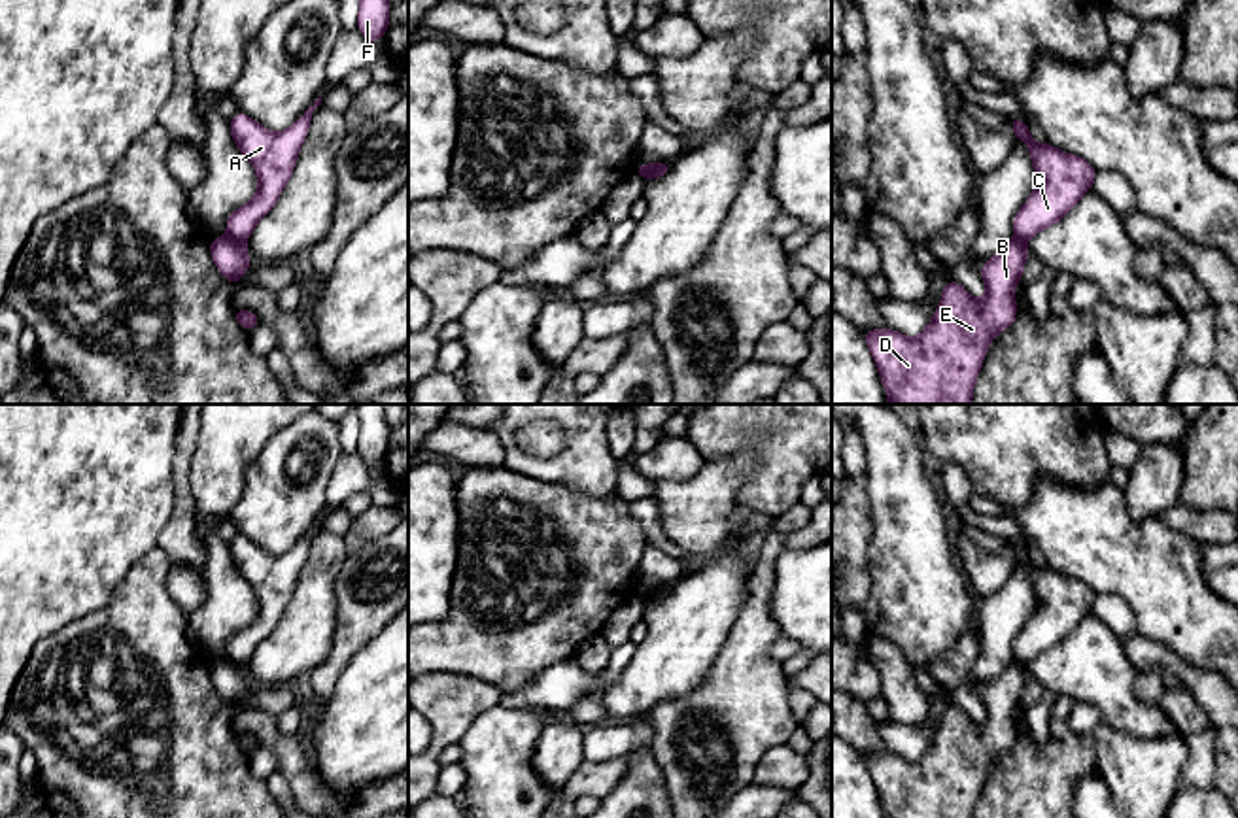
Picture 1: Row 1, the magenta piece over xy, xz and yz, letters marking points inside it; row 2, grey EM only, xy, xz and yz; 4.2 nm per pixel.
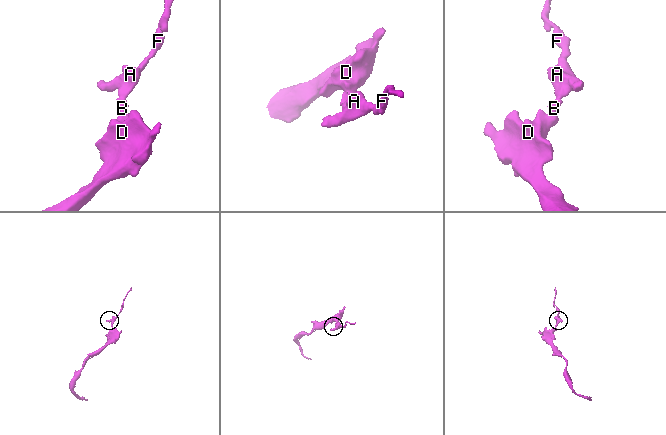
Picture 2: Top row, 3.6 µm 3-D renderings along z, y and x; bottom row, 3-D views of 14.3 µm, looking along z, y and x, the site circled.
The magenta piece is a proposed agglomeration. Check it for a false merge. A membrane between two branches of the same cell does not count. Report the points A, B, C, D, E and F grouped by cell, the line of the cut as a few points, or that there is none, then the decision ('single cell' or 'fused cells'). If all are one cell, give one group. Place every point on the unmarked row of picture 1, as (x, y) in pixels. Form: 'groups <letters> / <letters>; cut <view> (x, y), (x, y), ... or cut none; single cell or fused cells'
groups A C F / B D E; cut xy (227, 658), (242, 667); fused cells

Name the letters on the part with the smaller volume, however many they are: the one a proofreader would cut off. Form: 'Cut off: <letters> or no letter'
Cut off: A, C, F

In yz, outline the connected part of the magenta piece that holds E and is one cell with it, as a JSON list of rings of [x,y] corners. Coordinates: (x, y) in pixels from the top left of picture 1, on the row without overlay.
[[[1013,661],[979,693],[987,720],[977,724],[945,705],[930,748],[917,759],[890,750],[864,758],[886,818],[973,818],[987,771],[1017,741],[1013,712],[1028,682],[1026,665]]]

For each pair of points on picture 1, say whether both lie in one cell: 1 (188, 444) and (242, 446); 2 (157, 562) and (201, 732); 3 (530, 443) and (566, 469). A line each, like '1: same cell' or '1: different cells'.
1: different cells
2: same cell
3: different cells

